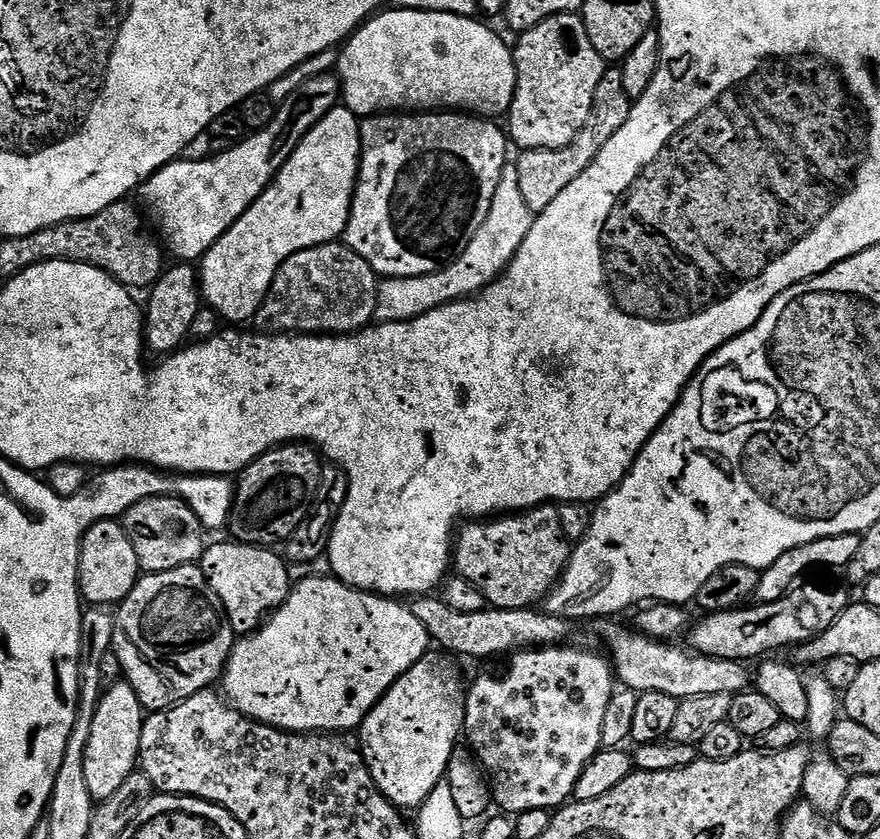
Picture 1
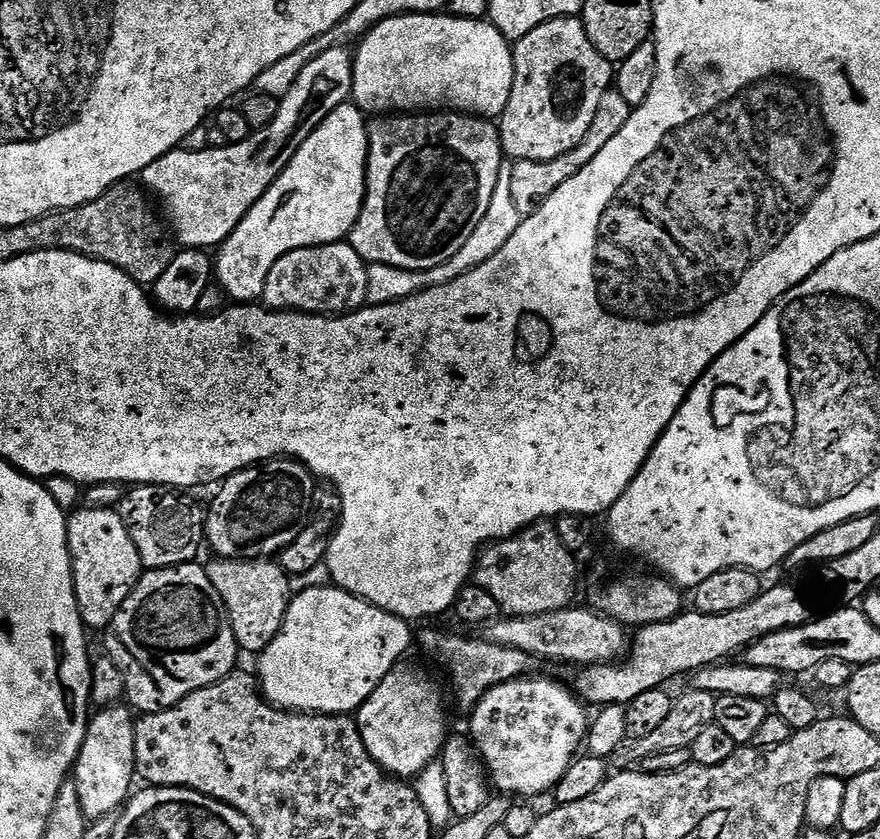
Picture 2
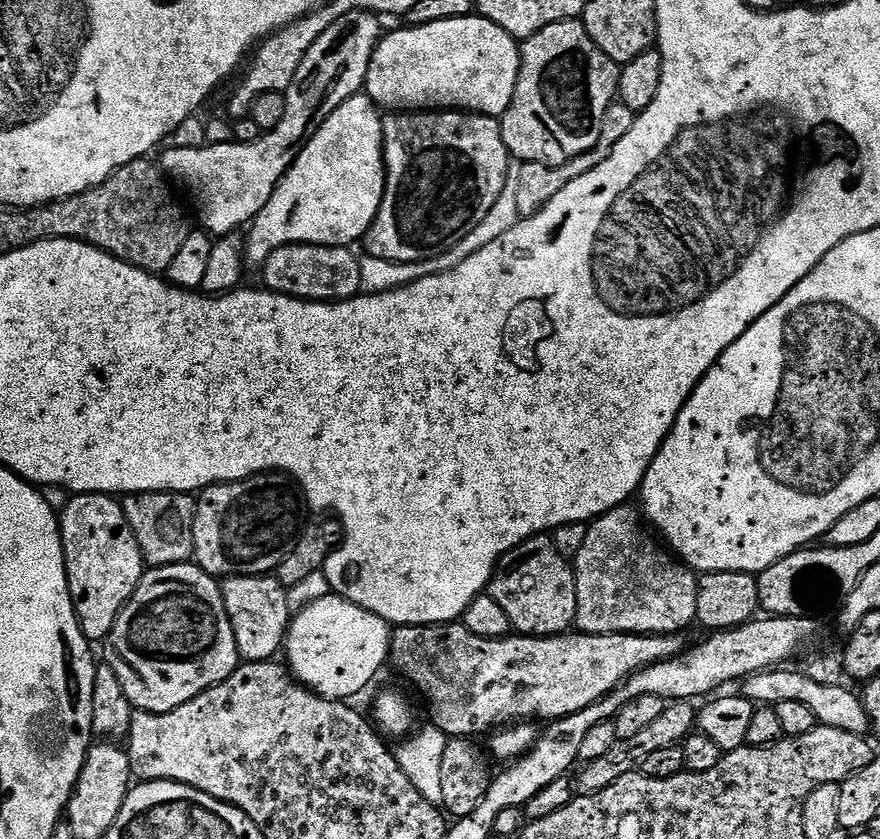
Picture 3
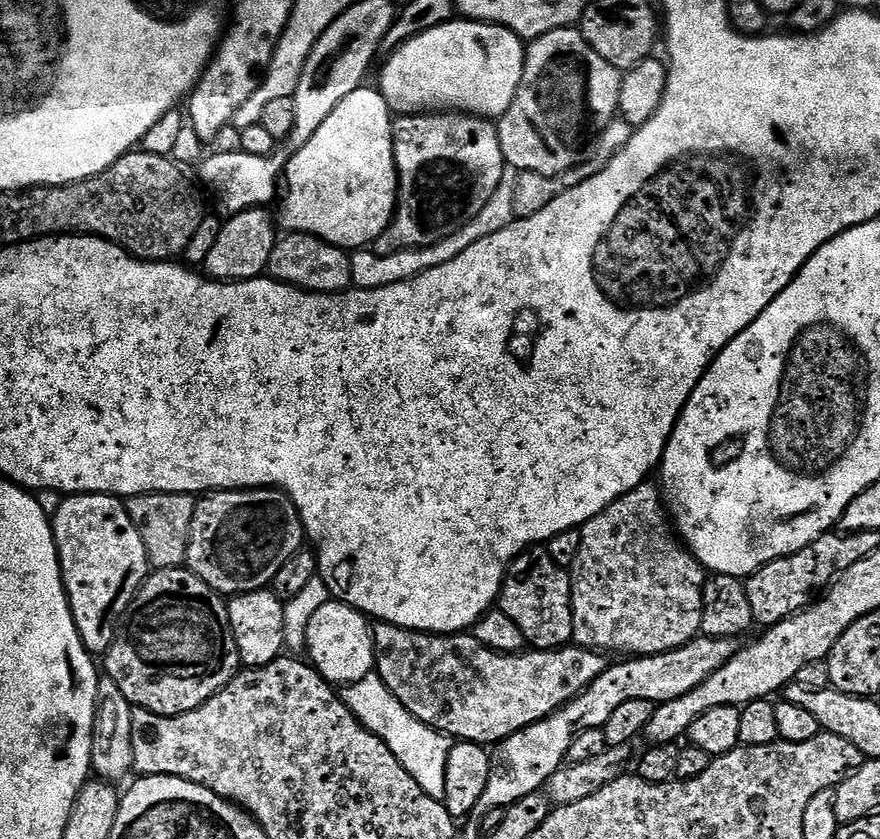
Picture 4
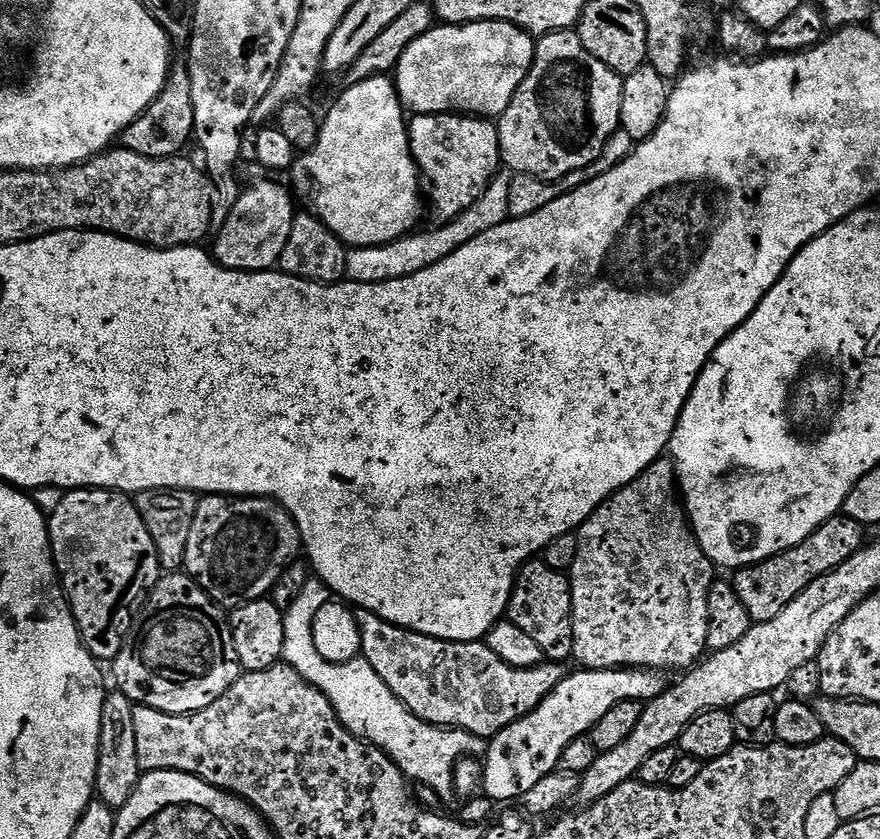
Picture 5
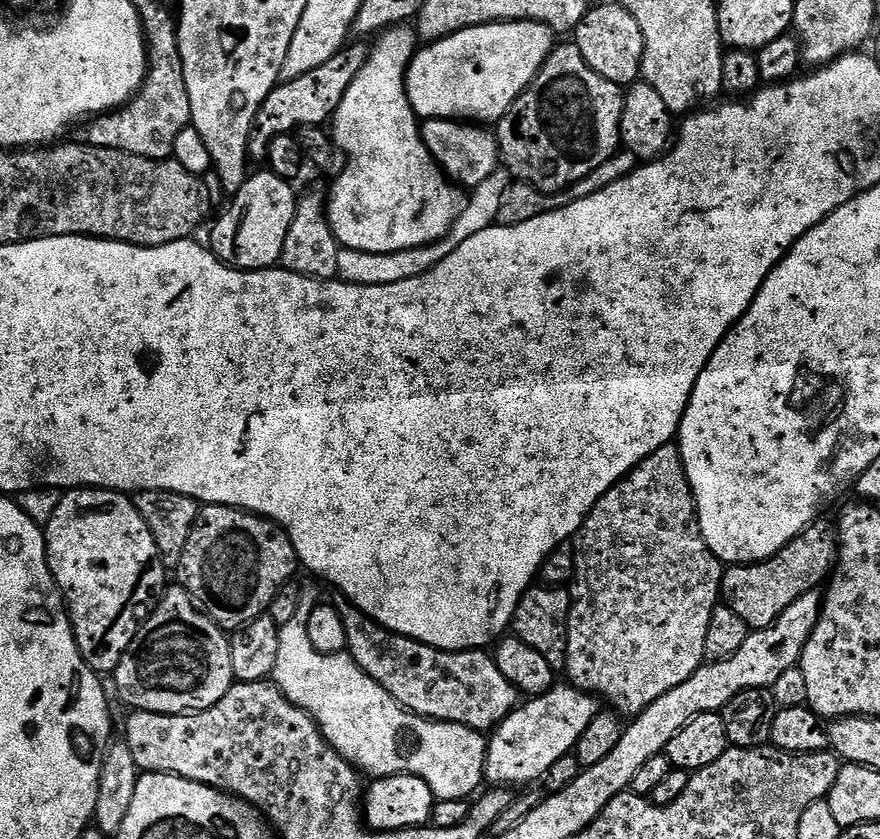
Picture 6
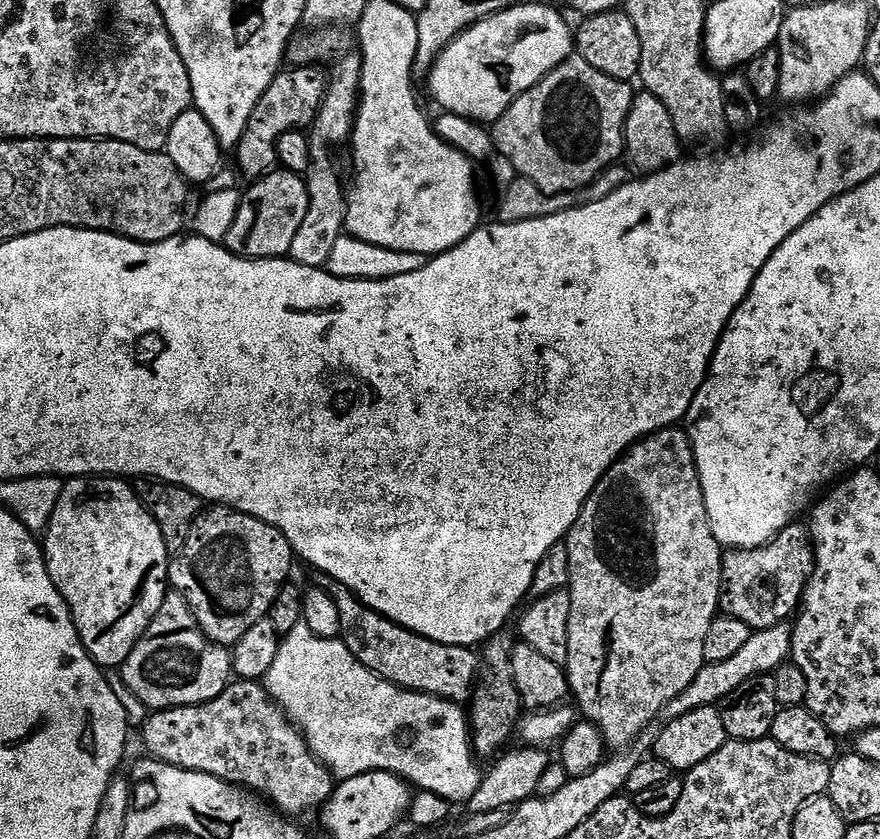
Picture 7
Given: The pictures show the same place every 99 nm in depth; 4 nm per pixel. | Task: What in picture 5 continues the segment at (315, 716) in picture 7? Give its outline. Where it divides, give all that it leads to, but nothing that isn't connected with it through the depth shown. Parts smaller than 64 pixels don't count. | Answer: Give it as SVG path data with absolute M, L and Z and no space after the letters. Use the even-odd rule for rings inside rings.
M309 578L306 586L302 586L302 594L298 594L298 598L294 598L292 605L284 612L286 638L283 663L297 670L316 668L316 673L310 676L311 683L328 697L340 723L352 735L365 744L381 748L400 767L405 777L412 779L413 776L417 780L417 785L431 788L440 798L449 795L453 791L452 772L455 764L461 757L475 757L483 753L485 741L481 737L471 736L462 728L445 730L420 720L365 662L357 663L355 667L352 664L325 664L322 654L318 654L318 646L314 646L312 623L318 610L329 603L330 593L326 585L318 578Z

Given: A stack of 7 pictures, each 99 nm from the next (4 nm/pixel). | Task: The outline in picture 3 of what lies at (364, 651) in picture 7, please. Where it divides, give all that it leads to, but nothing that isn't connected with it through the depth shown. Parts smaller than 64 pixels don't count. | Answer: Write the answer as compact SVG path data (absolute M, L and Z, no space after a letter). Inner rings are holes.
M462 622L444 625L399 625L392 632L389 665L412 684L424 699L432 703L431 723L435 727L452 738L475 738L474 736L480 736L483 732L491 733L497 726L508 726L513 722L551 722L560 720L563 716L573 716L576 712L586 710L594 702L605 700L635 672L641 672L652 664L663 664L666 660L672 660L686 648L683 640L685 637L680 634L628 636L623 632L609 636L572 635L509 634L503 640L487 640L466 630Z

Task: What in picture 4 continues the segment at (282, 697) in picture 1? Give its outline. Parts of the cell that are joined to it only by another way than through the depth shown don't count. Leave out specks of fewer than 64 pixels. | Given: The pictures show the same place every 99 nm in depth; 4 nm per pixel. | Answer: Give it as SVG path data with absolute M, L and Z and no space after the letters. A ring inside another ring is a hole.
M335 598L329 599L322 610L318 610L314 618L310 618L307 659L327 683L333 686L357 684L370 675L376 663L372 630L373 625L363 612L342 604Z

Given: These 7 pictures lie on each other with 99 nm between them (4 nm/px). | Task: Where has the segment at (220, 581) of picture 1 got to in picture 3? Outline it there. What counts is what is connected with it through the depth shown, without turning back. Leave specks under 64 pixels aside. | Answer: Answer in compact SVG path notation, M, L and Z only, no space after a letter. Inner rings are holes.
M275 575L230 576L223 581L224 605L234 630L241 661L268 662L276 651L286 644L290 613L288 611L288 589L281 586Z

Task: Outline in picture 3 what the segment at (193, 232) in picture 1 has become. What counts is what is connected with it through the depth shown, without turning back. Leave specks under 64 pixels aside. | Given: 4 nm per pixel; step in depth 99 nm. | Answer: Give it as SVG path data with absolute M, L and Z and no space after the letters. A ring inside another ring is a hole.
M352 12L335 20L317 38L314 46L310 46L306 58L302 58L302 66L298 66L287 92L283 93L285 114L282 120L278 126L263 133L258 142L212 142L198 149L169 147L168 152L159 153L158 167L165 177L176 179L192 191L205 233L219 238L240 230L236 228L251 225L256 219L262 206L270 202L280 179L292 169L298 154L308 145L310 138L314 138L326 118L363 89L370 70L370 58L382 39L379 22L369 12Z

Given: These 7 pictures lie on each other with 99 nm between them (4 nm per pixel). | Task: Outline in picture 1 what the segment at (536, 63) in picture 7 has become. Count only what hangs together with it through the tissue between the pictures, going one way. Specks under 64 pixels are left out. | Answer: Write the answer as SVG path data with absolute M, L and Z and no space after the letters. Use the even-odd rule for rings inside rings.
M397 7L388 11L365 20L348 37L342 48L344 53L339 53L342 100L350 111L360 118L397 110L459 110L481 118L500 118L507 113L516 93L516 58L510 44L498 33L471 16Z

